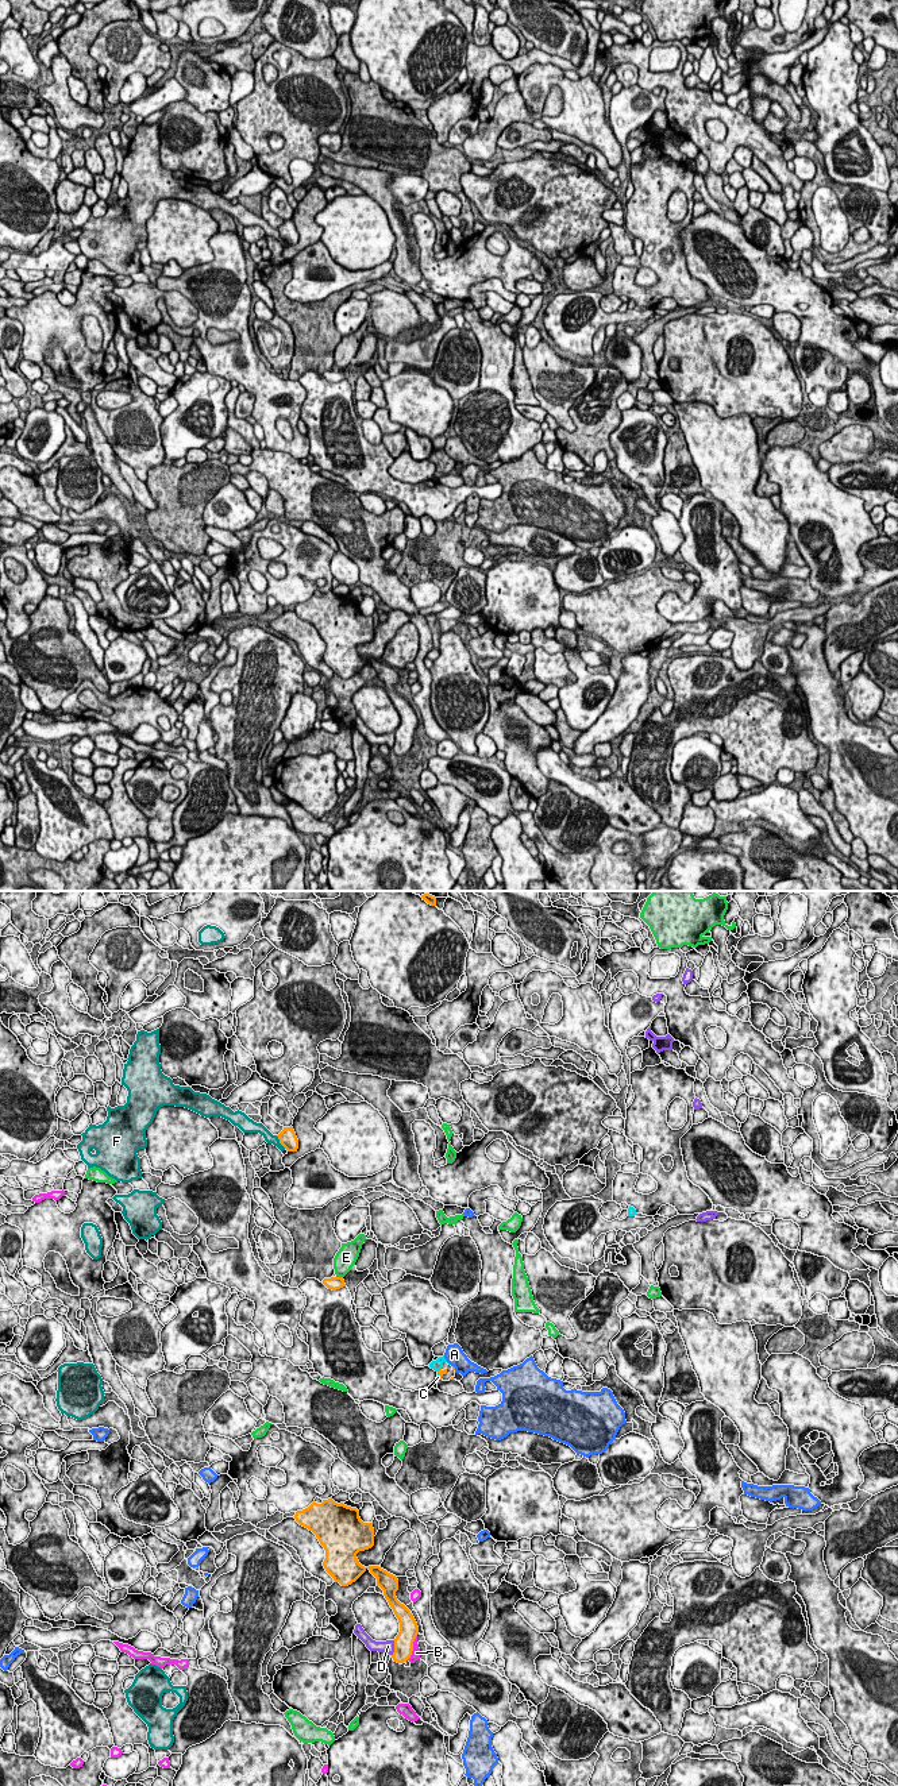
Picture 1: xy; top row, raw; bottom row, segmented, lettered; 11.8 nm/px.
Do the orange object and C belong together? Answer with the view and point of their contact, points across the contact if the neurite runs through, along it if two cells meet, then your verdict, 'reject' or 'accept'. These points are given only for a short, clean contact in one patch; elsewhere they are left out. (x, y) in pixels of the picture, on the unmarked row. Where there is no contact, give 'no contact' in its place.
xy (438, 465) | across xy (440, 465), (438, 465), (438, 470) | accept

